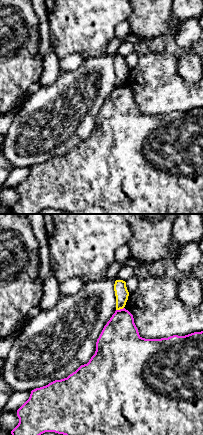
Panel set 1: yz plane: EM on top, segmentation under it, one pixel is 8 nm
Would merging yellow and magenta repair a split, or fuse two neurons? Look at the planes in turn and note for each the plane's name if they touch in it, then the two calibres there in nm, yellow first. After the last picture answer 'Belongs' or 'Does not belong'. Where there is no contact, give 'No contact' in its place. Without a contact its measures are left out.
Touches yellow in yz. Thickness 110 nm (yellow) against 320 nm

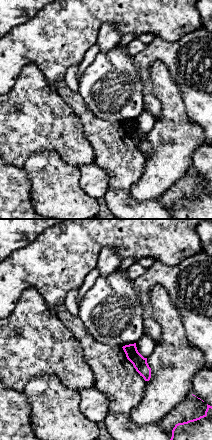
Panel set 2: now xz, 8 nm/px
No contact

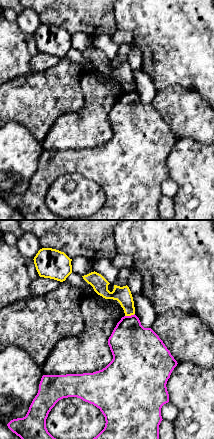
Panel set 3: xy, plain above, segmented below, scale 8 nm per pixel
Touches yellow in xy. Thickness 130 nm (yellow) against 340 nm

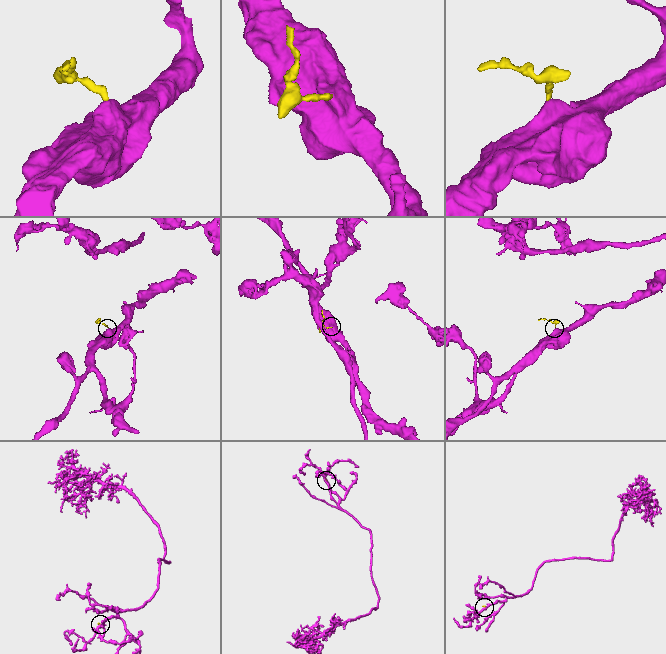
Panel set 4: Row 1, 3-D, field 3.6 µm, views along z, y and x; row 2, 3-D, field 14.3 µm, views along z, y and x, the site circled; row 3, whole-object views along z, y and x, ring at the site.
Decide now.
Does not belong

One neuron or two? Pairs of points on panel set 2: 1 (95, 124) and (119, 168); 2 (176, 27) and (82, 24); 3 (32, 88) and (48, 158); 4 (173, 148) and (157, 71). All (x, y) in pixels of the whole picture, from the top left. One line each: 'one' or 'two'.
1: one
2: one
3: two
4: one

